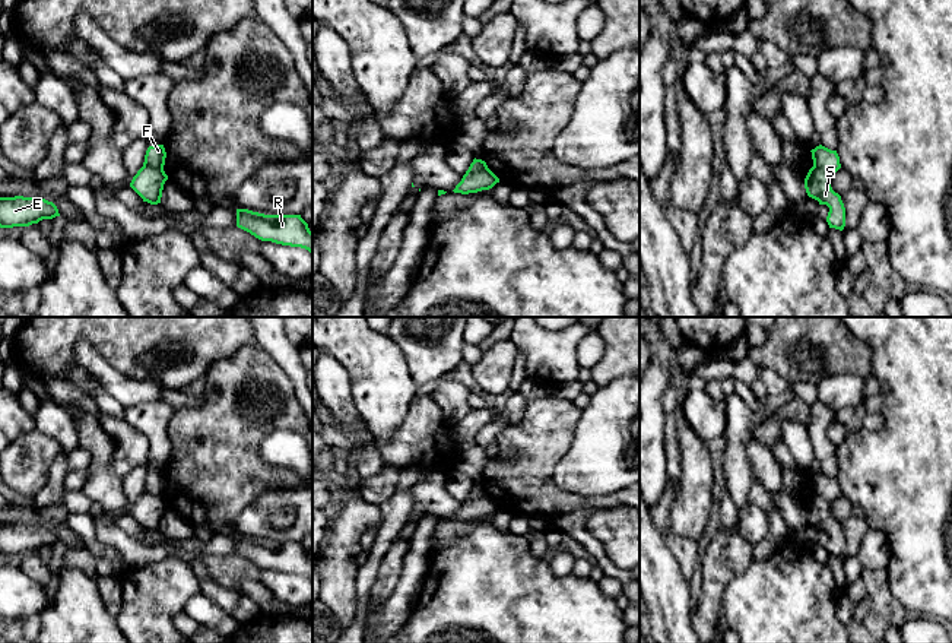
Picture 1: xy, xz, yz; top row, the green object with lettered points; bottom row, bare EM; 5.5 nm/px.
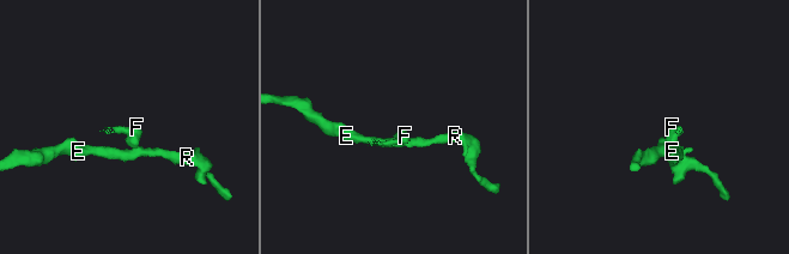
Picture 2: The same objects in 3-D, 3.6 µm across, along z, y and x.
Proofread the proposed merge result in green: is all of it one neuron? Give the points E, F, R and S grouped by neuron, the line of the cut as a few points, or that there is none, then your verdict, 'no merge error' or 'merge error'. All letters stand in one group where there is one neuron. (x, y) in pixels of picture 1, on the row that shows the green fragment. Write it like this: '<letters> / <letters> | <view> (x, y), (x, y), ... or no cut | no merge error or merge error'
E R S / F | xz (488, 168), (465, 176) | merge error

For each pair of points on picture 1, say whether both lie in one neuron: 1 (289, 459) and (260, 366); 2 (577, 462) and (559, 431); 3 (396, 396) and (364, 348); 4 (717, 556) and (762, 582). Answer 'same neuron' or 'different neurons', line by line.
1: different neurons
2: different neurons
3: same neuron
4: different neurons

